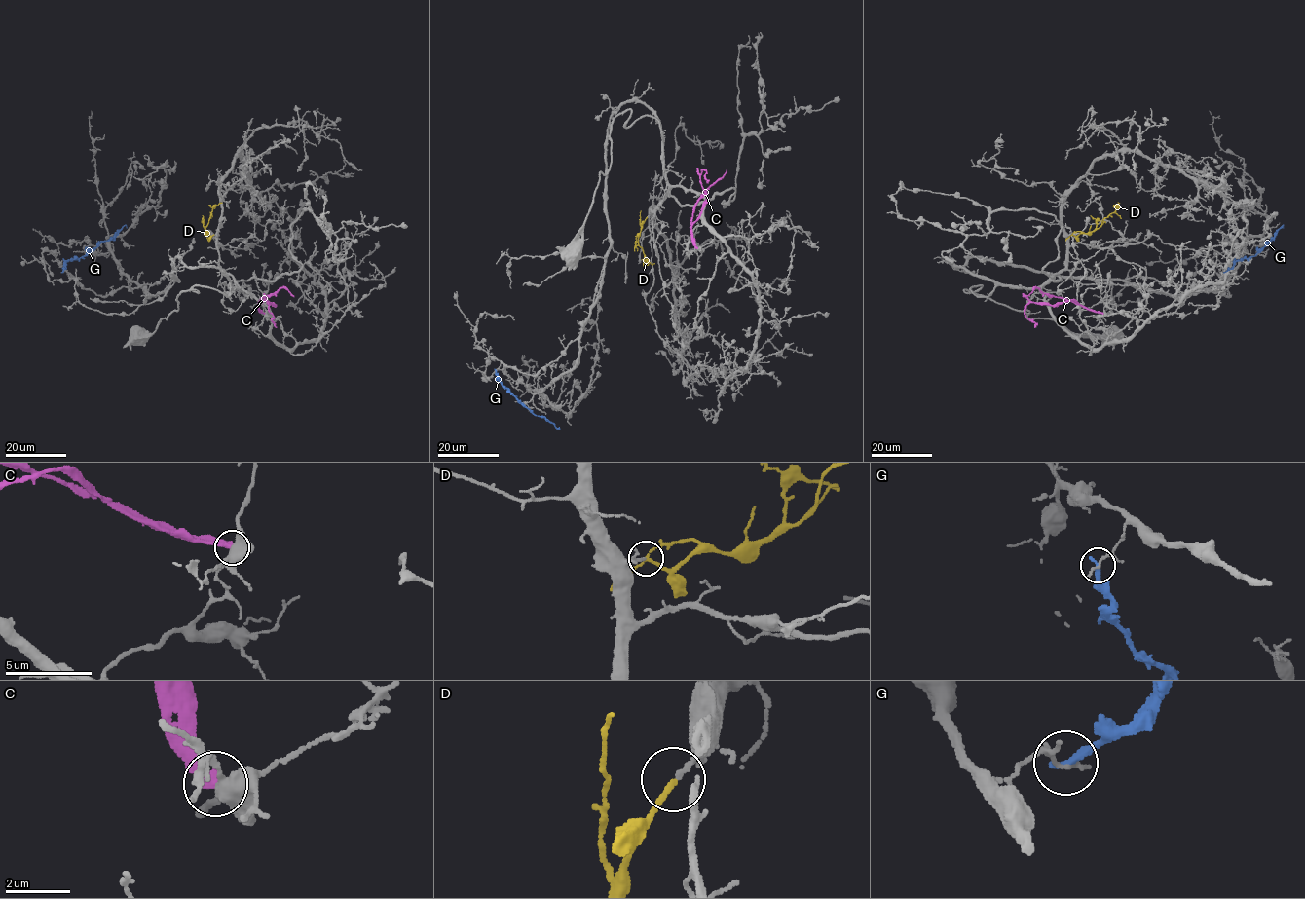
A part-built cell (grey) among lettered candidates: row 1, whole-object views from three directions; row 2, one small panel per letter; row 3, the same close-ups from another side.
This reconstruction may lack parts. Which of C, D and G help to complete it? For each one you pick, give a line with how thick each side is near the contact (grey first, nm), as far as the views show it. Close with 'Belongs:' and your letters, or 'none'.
D: calibres 110 and 160 nm
Belongs: D

